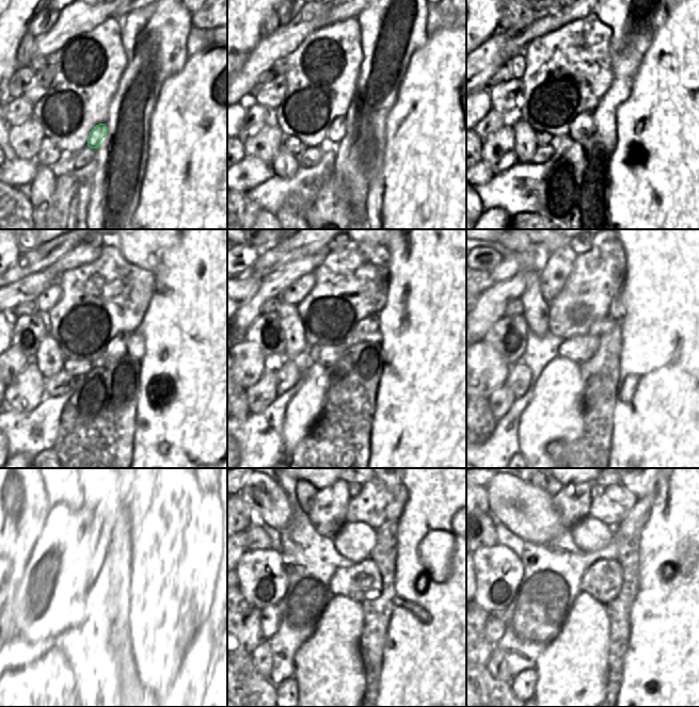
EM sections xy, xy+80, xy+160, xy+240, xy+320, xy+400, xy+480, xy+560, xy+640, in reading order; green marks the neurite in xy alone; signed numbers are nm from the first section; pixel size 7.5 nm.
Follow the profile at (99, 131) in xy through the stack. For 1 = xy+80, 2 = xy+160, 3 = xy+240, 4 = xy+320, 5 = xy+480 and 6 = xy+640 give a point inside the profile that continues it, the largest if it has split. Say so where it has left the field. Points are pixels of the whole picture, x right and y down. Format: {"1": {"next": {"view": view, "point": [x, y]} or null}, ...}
{"1": {"next": {"view": "xy+80", "point": [336, 131]}}, "2": {"next": {"view": "xy+160", "point": [583, 126]}}, "3": {"next": {"view": "xy+240", "point": [116, 349]}}, "4": {"next": {"view": "xy+320", "point": [366, 330]}}, "5": {"next": {"view": "xy+480", "point": [144, 534]}}, "6": {"next": {"view": "xy+640", "point": [641, 489]}}}

